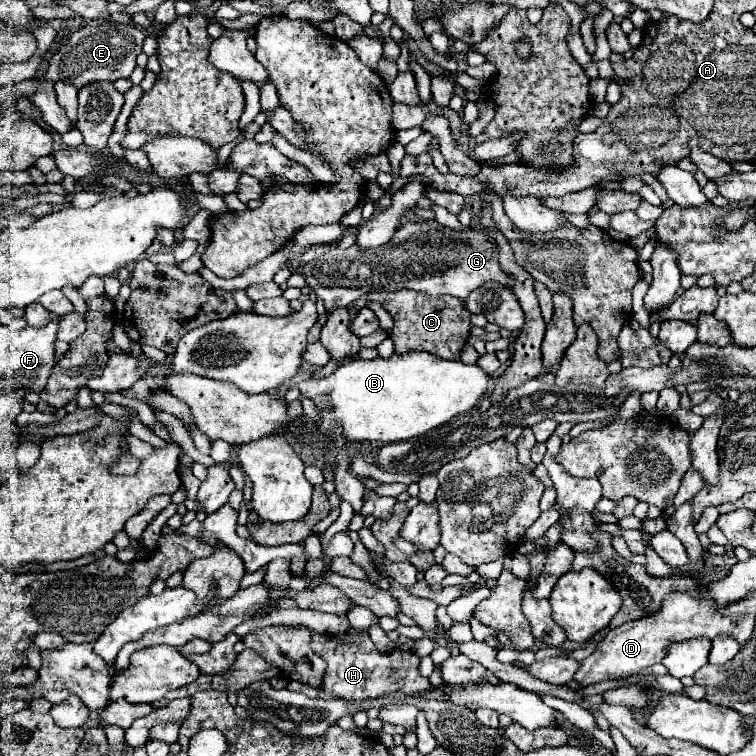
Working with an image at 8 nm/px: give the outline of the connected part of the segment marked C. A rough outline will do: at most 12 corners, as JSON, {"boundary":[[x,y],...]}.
{"boundary":[[371,292],[395,320],[395,352],[459,360],[469,340],[461,298]]}

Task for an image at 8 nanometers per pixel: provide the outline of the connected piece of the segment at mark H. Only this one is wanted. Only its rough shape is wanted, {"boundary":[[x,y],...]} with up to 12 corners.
{"boundary":[[313,632],[333,698],[431,690],[419,656],[379,654],[367,632]]}

